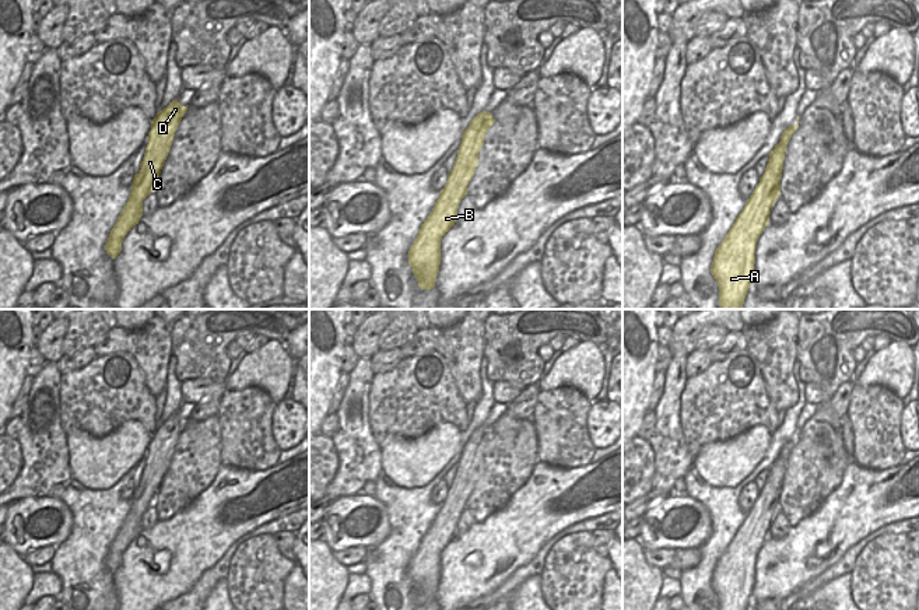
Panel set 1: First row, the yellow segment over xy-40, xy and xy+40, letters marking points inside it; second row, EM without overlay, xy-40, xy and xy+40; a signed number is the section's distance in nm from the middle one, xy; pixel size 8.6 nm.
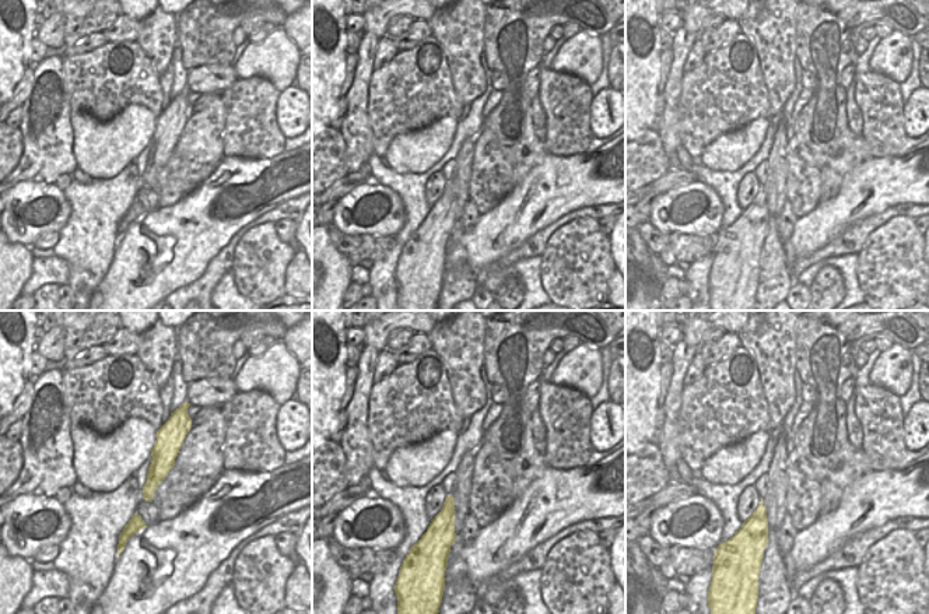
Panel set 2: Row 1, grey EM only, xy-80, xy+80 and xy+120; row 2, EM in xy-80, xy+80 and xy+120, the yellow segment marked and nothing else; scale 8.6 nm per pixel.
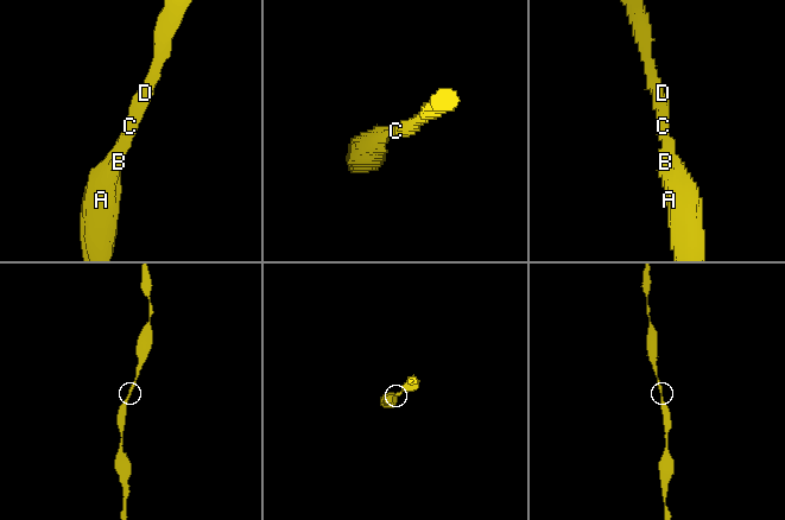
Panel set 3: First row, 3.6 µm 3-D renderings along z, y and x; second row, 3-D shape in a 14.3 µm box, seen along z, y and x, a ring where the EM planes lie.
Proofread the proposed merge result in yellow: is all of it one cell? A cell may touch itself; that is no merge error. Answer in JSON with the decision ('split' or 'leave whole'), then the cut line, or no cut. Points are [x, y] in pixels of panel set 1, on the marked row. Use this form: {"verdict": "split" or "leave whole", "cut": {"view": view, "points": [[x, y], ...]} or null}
{"verdict": "leave whole", "cut": null}

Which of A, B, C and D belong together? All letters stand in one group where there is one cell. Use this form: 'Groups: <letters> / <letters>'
Groups: A B C D

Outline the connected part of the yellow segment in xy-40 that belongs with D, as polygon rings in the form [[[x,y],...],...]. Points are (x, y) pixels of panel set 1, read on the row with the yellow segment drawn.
[[[175,99],[169,102],[166,108],[159,111],[151,122],[151,130],[147,136],[148,144],[140,164],[141,169],[133,178],[129,200],[113,225],[105,245],[105,250],[112,259],[120,253],[124,236],[136,224],[138,224],[143,215],[143,200],[155,186],[155,180],[161,173],[171,150],[173,136],[187,111],[187,106],[189,105],[182,106],[178,99]]]

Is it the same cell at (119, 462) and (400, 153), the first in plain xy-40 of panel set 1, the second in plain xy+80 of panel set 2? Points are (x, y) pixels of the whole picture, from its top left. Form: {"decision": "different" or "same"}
{"decision": "same"}

